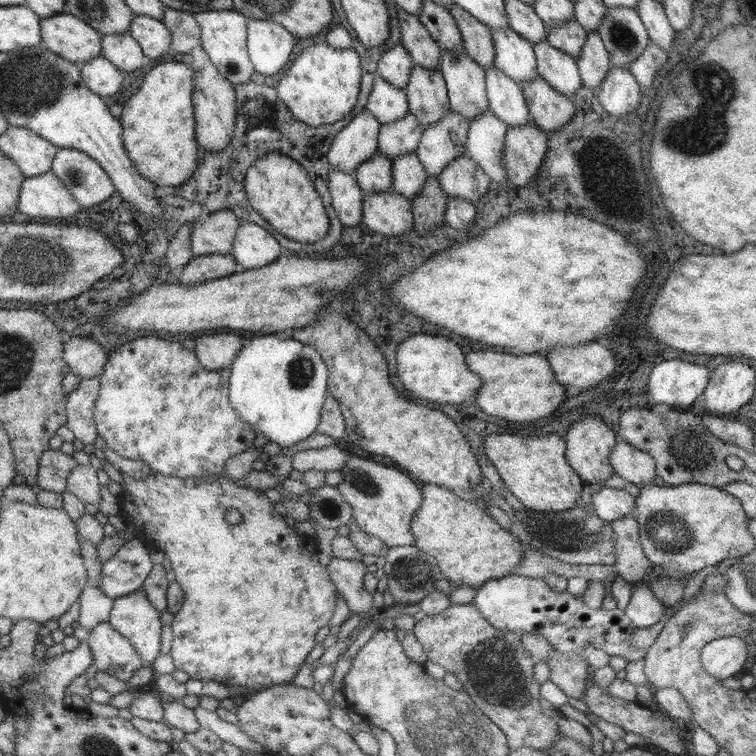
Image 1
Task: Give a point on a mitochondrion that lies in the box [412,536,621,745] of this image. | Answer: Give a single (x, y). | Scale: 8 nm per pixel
(495, 653)

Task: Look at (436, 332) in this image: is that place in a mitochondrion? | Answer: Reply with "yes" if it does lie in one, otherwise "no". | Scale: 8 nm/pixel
no

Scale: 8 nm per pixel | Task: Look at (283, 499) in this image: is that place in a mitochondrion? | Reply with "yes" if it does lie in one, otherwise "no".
no

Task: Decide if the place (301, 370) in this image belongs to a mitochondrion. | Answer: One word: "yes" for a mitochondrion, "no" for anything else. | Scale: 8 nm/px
yes

